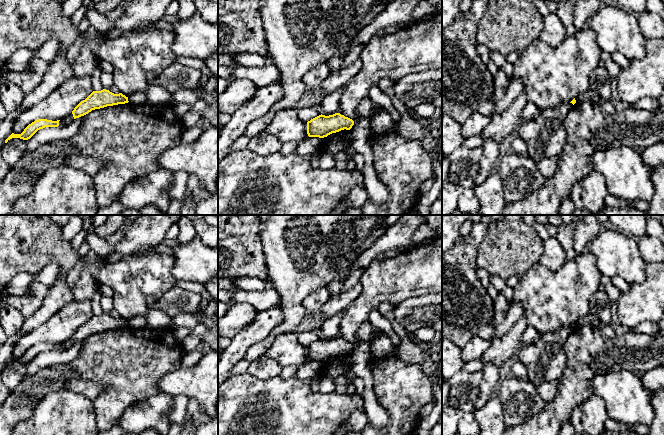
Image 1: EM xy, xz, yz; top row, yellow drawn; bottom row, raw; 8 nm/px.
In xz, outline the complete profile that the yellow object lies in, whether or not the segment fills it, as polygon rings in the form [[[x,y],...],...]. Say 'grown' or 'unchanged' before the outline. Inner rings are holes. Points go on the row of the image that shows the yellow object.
unchanged; [[[340,113],[325,116],[319,115],[307,122],[307,134],[309,137],[324,138],[341,130],[350,130],[354,121]]]

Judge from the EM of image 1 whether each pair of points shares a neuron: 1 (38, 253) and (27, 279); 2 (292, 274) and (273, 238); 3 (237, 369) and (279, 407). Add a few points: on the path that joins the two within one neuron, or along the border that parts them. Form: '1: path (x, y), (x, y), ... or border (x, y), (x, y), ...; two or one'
1: border (49, 262), (35, 273), (17, 273), (10, 281); two
2: path (291, 265), (282, 247); one
3: border (247, 371), (241, 374), (230, 375); two

